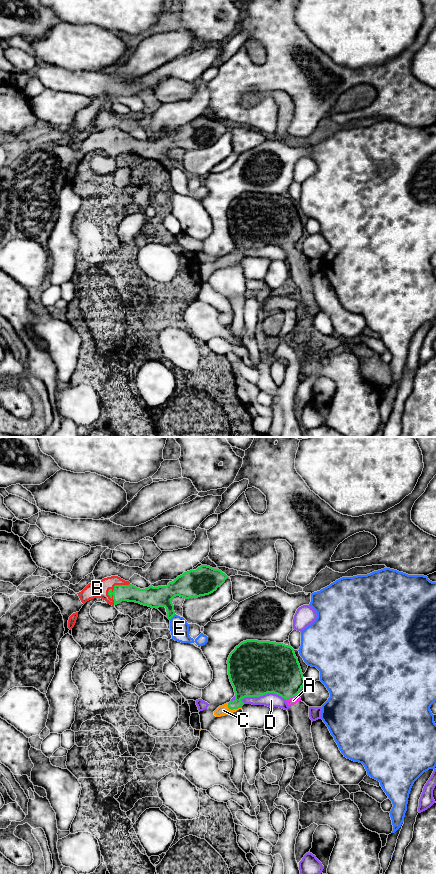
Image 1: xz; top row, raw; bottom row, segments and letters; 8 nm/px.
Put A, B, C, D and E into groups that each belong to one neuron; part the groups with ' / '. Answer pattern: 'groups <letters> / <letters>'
groups A B C / D / E

